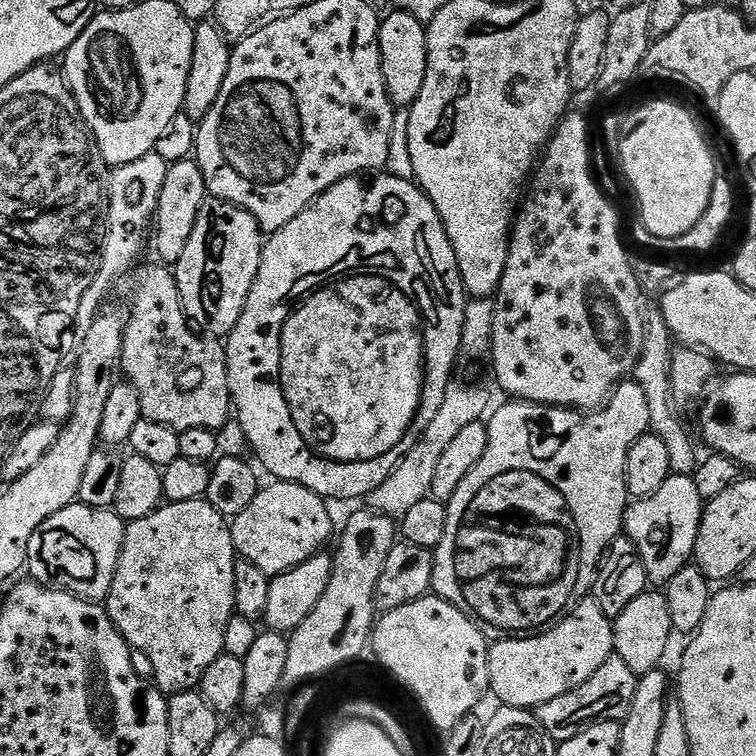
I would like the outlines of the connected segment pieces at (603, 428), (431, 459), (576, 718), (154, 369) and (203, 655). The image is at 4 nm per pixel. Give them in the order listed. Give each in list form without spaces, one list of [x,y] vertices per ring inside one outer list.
[[[629,378],[616,385],[606,403],[595,410],[577,410],[574,408],[558,408],[550,404],[532,404],[528,400],[512,400],[504,402],[496,413],[487,417],[488,441],[486,454],[482,454],[482,462],[462,478],[462,486],[447,500],[448,517],[446,518],[446,535],[434,549],[434,574],[432,575],[432,592],[440,599],[450,602],[462,614],[475,620],[478,630],[489,641],[515,640],[525,636],[535,636],[557,623],[568,615],[581,600],[591,593],[596,582],[597,571],[616,537],[621,535],[624,526],[624,513],[630,503],[626,486],[626,458],[630,454],[630,446],[638,442],[649,431],[650,405],[646,402],[646,393],[635,379]]]
[[[453,382],[448,385],[446,398],[442,406],[438,406],[438,414],[430,418],[430,426],[426,426],[424,433],[410,446],[410,450],[394,466],[394,470],[371,494],[366,497],[366,504],[371,511],[380,513],[381,516],[403,518],[406,510],[412,509],[415,504],[429,499],[432,487],[434,486],[434,469],[442,454],[450,447],[450,442],[464,429],[470,426],[470,422],[484,420],[488,408],[488,392],[479,388],[476,384],[459,384]]]
[[[613,654],[606,662],[602,662],[602,666],[598,666],[591,678],[582,682],[582,686],[574,686],[574,690],[561,694],[559,698],[550,698],[550,702],[534,709],[534,715],[554,742],[569,740],[597,720],[623,721],[624,715],[630,710],[630,702],[634,702],[637,679],[630,666],[626,666],[620,656]]]
[[[153,262],[149,268],[138,268],[132,309],[126,312],[120,368],[128,375],[127,383],[138,390],[142,417],[162,422],[179,433],[199,428],[218,430],[229,420],[233,407],[225,345],[194,331],[184,313],[176,273],[171,267]]]
[[[207,499],[195,500],[194,502],[178,502],[177,504],[165,503],[157,508],[154,514],[150,514],[146,518],[138,518],[131,521],[125,527],[124,545],[120,551],[118,566],[114,574],[114,582],[110,586],[106,601],[108,617],[112,619],[114,626],[123,634],[129,645],[139,655],[141,652],[148,659],[148,664],[152,667],[153,677],[151,676],[151,679],[161,692],[175,694],[193,691],[199,685],[206,666],[213,664],[214,658],[224,655],[226,626],[236,611],[234,606],[234,566],[237,559],[236,547],[232,541],[232,530],[229,521],[222,514],[218,514],[218,510],[214,510],[214,506],[210,506]]]

